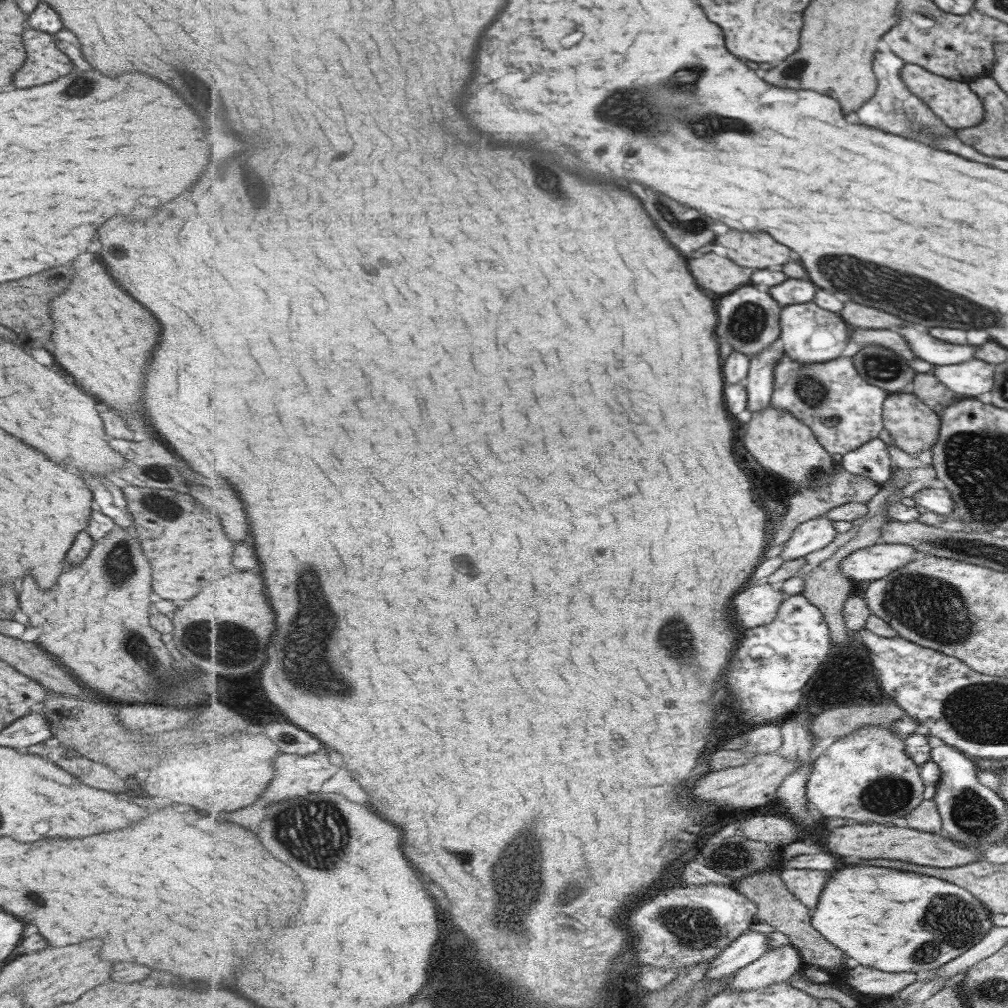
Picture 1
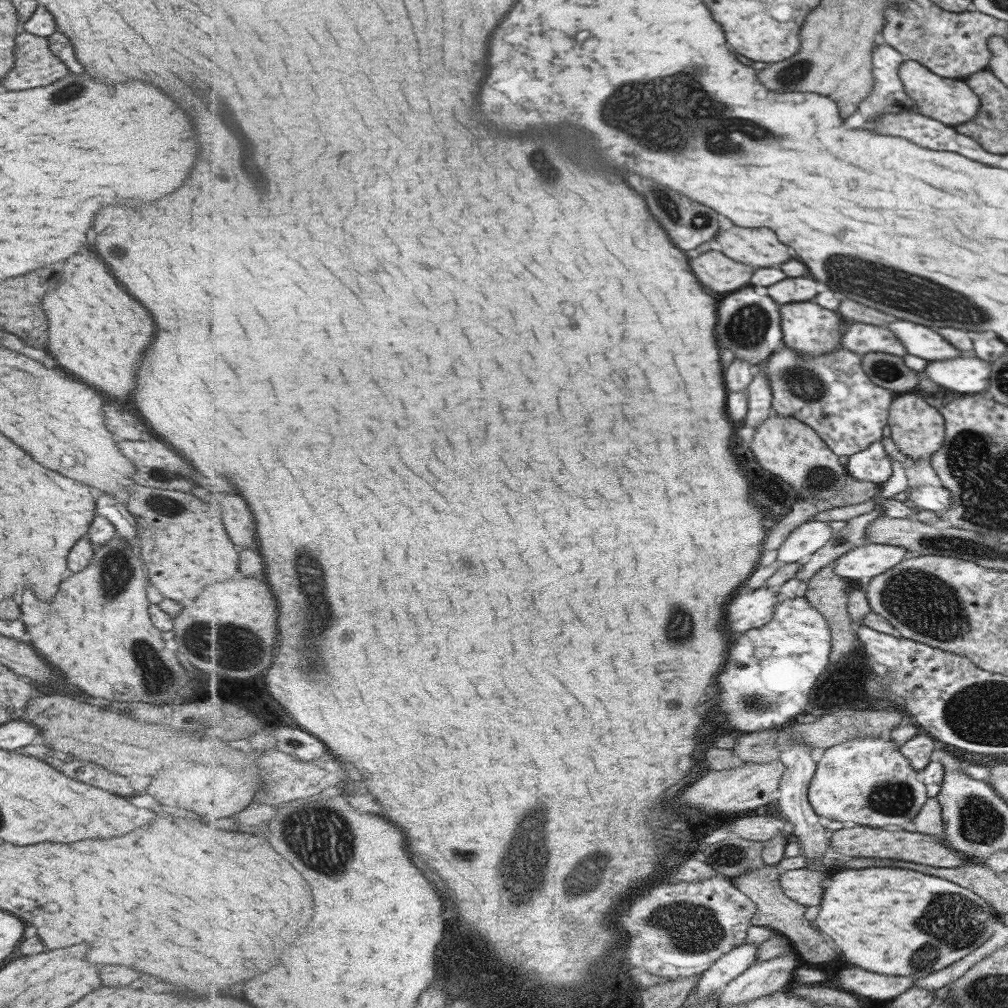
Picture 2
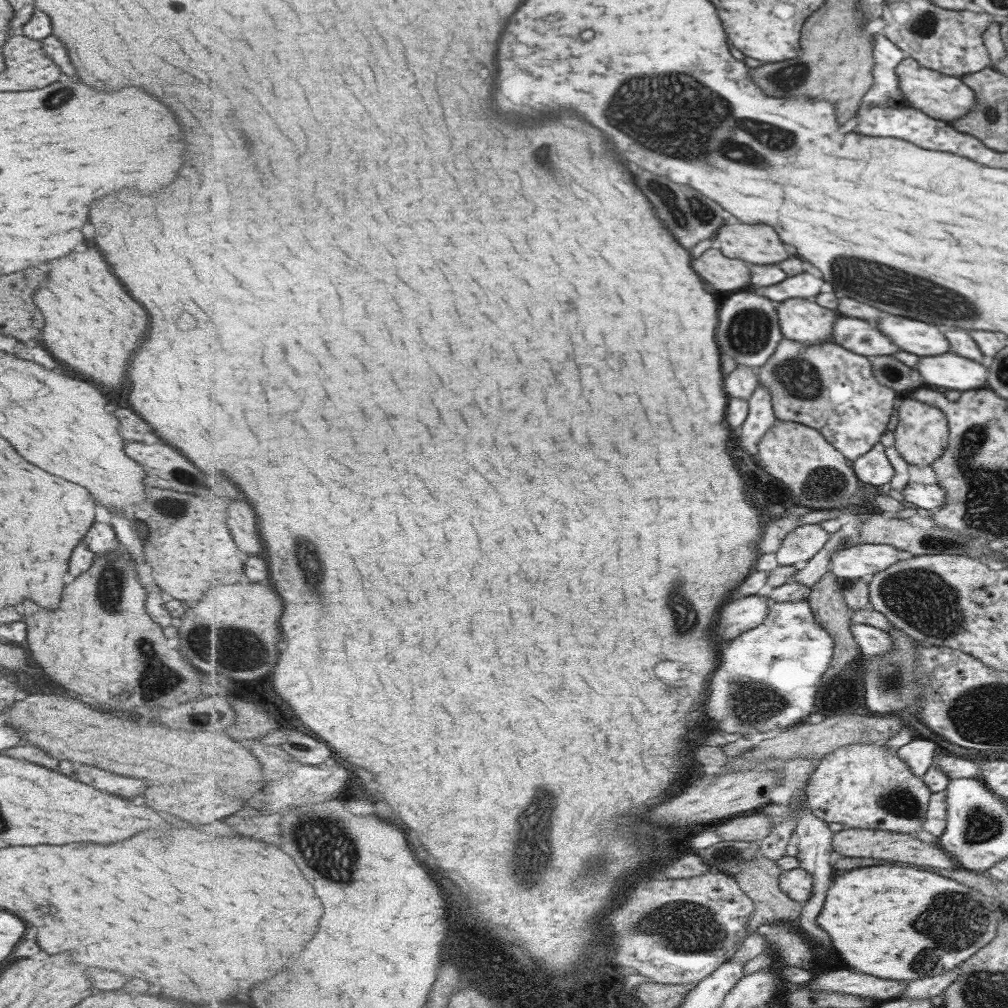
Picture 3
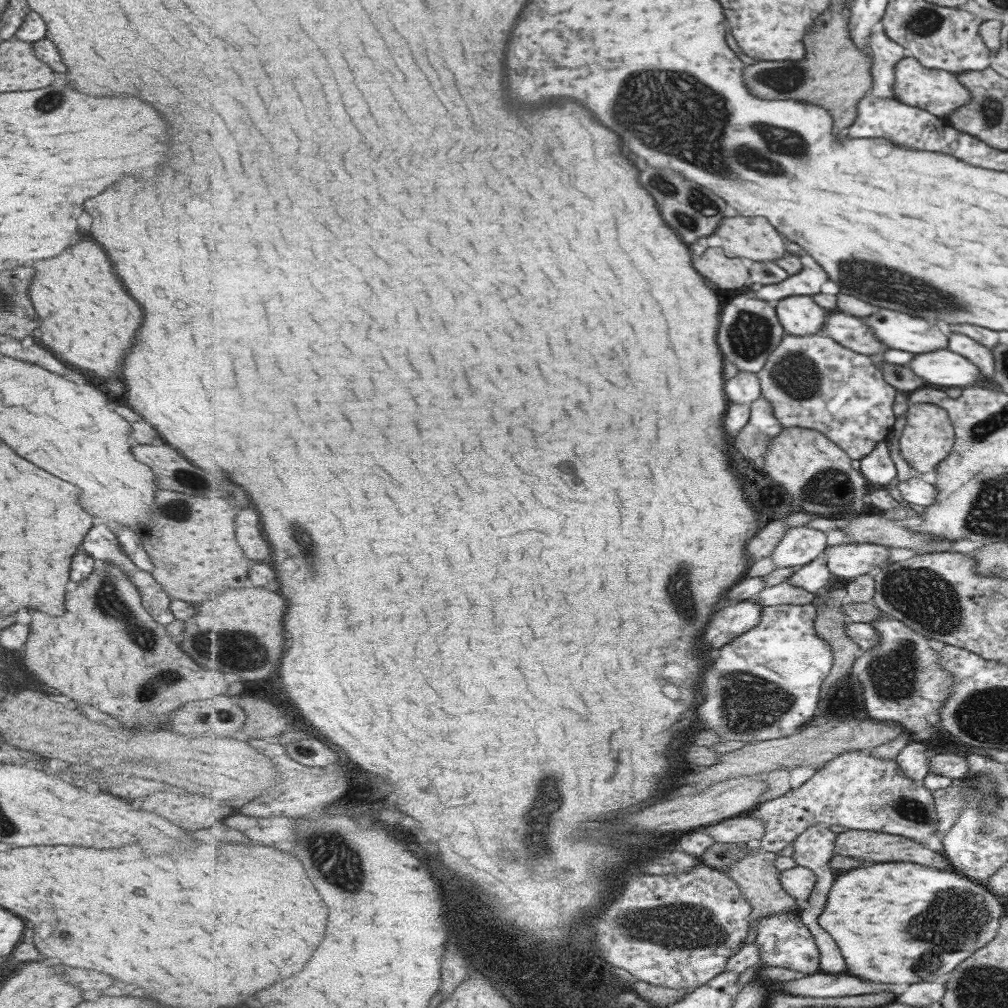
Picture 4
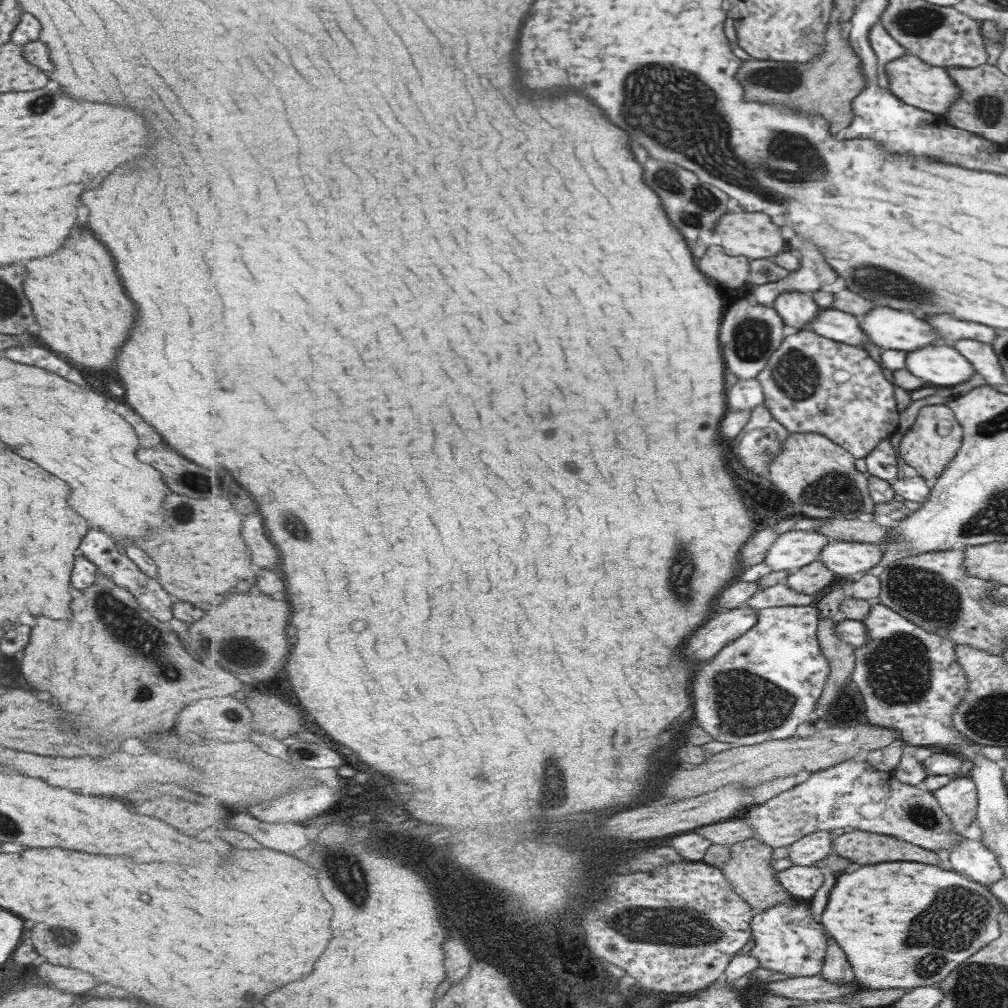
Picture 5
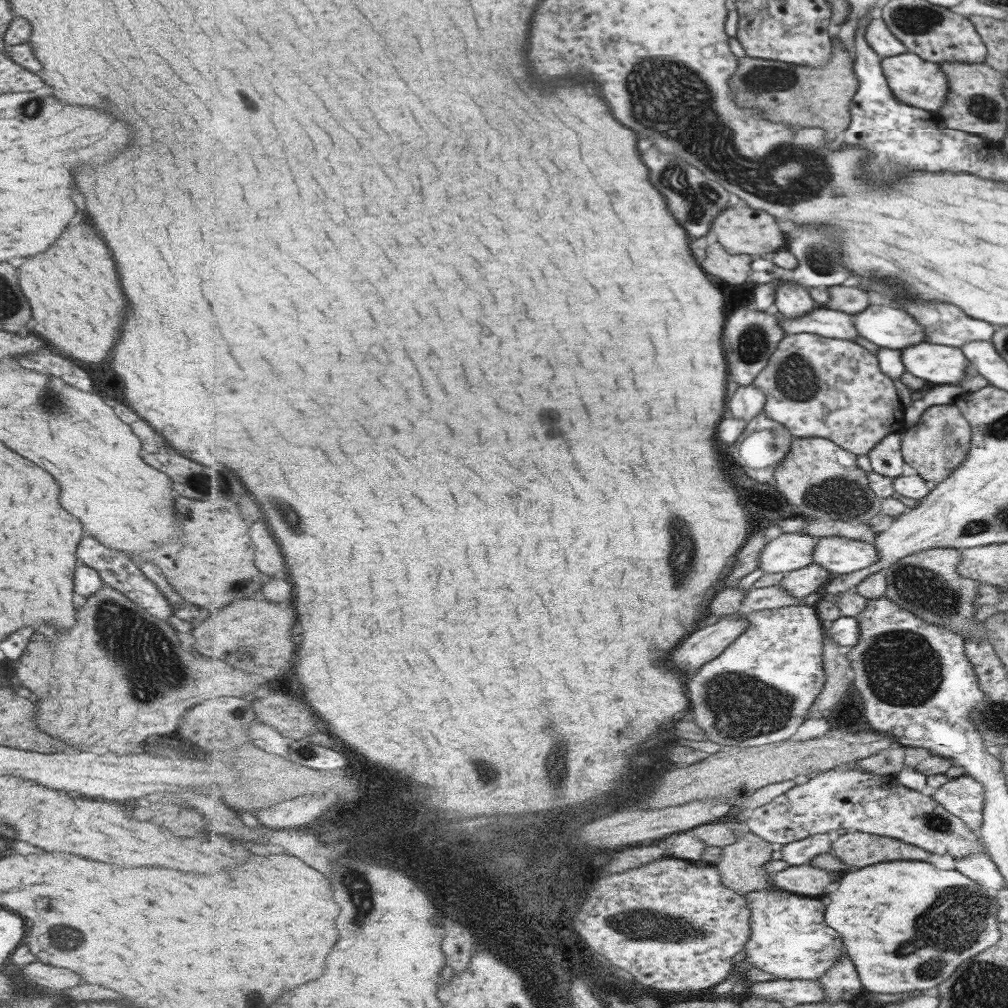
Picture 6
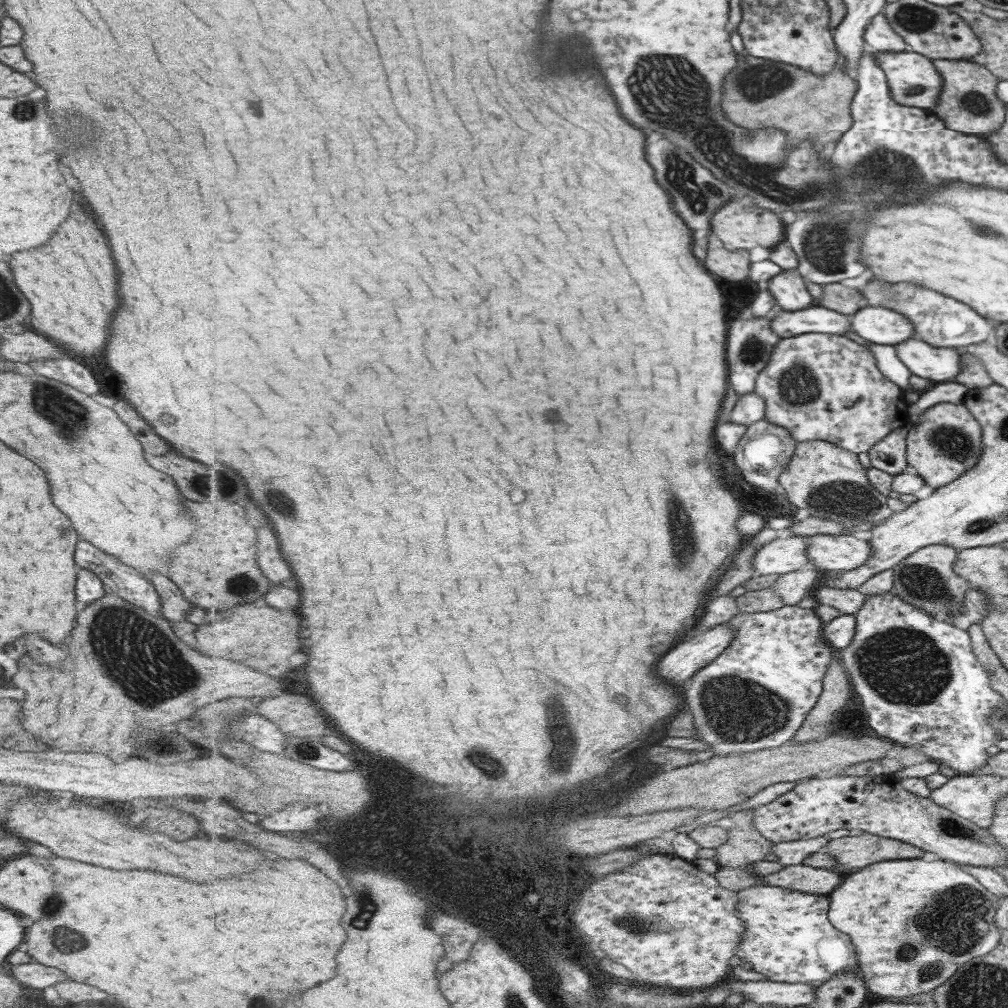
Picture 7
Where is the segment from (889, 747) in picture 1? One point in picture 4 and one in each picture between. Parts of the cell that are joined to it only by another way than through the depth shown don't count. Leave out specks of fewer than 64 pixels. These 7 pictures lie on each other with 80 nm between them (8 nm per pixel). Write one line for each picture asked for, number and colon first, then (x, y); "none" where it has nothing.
2: (868, 781)
3: (863, 785)
4: (857, 790)

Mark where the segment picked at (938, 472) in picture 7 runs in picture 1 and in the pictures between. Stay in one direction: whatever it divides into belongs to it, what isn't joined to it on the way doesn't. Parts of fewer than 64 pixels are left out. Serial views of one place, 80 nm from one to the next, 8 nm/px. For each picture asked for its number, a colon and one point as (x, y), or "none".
1: (913, 427)
2: (917, 429)
3: (921, 434)
4: (927, 438)
5: (929, 445)
6: (936, 445)

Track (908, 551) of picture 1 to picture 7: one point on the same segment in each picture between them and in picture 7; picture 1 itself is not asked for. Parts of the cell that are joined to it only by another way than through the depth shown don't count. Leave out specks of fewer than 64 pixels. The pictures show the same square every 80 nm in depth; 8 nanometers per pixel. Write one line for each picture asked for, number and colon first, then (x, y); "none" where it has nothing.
2: (866, 561)
3: (863, 561)
4: (848, 560)
5: (849, 559)
6: (841, 555)
7: (829, 553)

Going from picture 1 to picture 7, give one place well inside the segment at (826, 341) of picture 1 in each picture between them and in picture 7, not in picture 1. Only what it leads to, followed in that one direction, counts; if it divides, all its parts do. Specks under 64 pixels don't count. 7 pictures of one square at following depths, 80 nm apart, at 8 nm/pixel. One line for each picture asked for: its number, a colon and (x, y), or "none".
2: (812, 330)
3: (804, 320)
4: (800, 315)
5: (798, 309)
6: (793, 300)
7: (790, 288)

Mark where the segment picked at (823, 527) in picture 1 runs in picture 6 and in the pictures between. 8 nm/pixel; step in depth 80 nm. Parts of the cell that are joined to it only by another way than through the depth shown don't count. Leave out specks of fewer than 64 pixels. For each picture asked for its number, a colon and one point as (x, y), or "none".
2: (813, 535)
3: (800, 545)
4: (800, 545)
5: (793, 549)
6: (790, 551)

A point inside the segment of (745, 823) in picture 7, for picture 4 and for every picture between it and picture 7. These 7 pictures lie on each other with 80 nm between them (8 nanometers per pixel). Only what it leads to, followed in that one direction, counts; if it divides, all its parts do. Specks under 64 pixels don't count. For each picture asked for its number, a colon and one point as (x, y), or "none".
4: (756, 875)
5: (750, 871)
6: (742, 866)

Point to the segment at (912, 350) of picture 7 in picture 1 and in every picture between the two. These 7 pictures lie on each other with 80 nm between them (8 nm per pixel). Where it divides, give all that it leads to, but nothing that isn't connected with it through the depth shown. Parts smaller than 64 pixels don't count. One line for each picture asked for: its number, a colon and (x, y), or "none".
1: (970, 379)
2: (968, 375)
3: (952, 372)
4: (942, 368)
5: (937, 365)
6: (935, 364)

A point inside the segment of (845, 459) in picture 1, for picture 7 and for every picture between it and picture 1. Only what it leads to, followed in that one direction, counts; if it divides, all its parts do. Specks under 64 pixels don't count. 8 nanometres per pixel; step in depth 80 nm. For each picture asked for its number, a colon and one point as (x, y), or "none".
2: (873, 464)
3: (873, 468)
4: (877, 467)
5: (882, 463)
6: (885, 458)
7: (887, 455)

